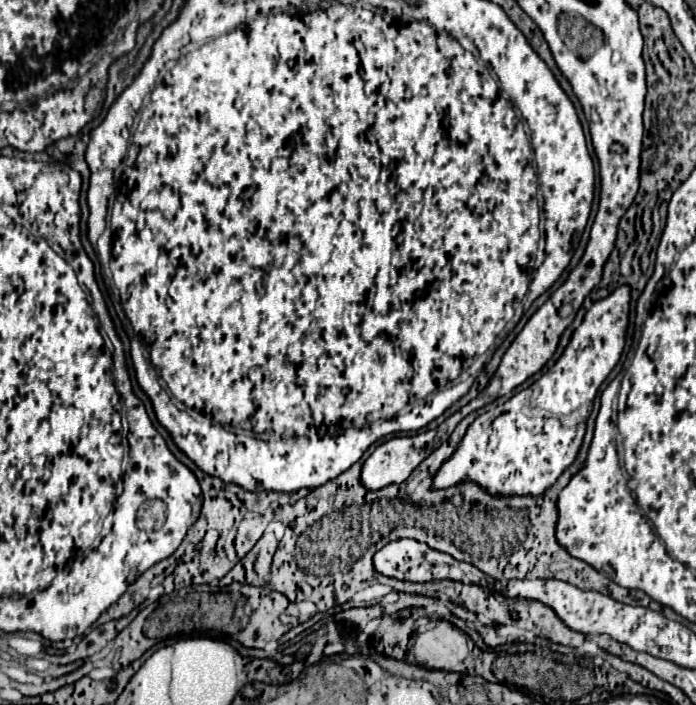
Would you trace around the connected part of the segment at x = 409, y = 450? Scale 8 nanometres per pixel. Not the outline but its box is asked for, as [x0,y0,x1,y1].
[361,408,473,490]

